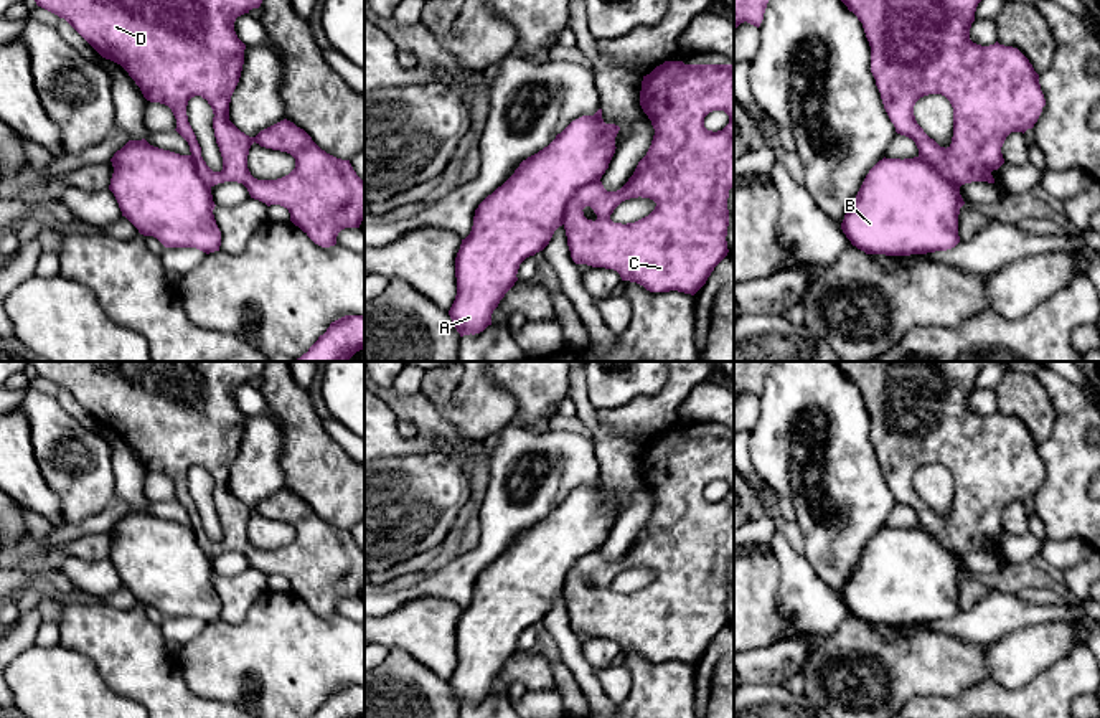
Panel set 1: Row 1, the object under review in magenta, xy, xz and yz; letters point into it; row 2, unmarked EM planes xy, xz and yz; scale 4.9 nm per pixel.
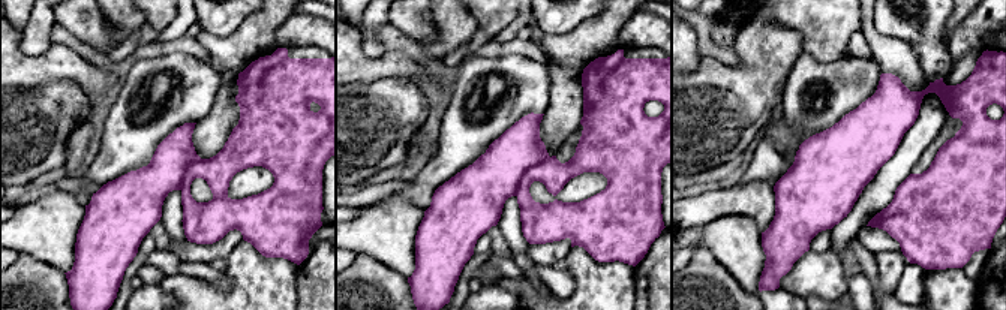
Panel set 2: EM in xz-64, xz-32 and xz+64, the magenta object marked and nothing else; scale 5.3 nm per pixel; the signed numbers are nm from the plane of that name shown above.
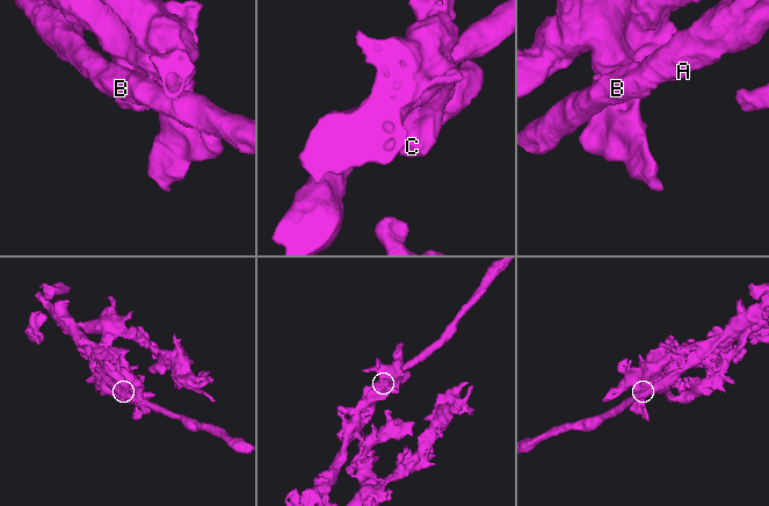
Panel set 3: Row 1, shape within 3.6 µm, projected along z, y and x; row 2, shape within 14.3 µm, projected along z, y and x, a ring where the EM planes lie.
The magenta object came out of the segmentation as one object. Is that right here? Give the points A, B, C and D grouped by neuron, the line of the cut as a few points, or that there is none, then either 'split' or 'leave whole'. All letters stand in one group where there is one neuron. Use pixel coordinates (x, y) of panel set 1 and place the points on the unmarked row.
A B C D | no cut | leave whole

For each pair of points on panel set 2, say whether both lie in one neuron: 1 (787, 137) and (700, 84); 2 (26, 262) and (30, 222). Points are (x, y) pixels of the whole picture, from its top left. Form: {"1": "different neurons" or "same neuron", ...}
{"1": "different neurons", "2": "different neurons"}

